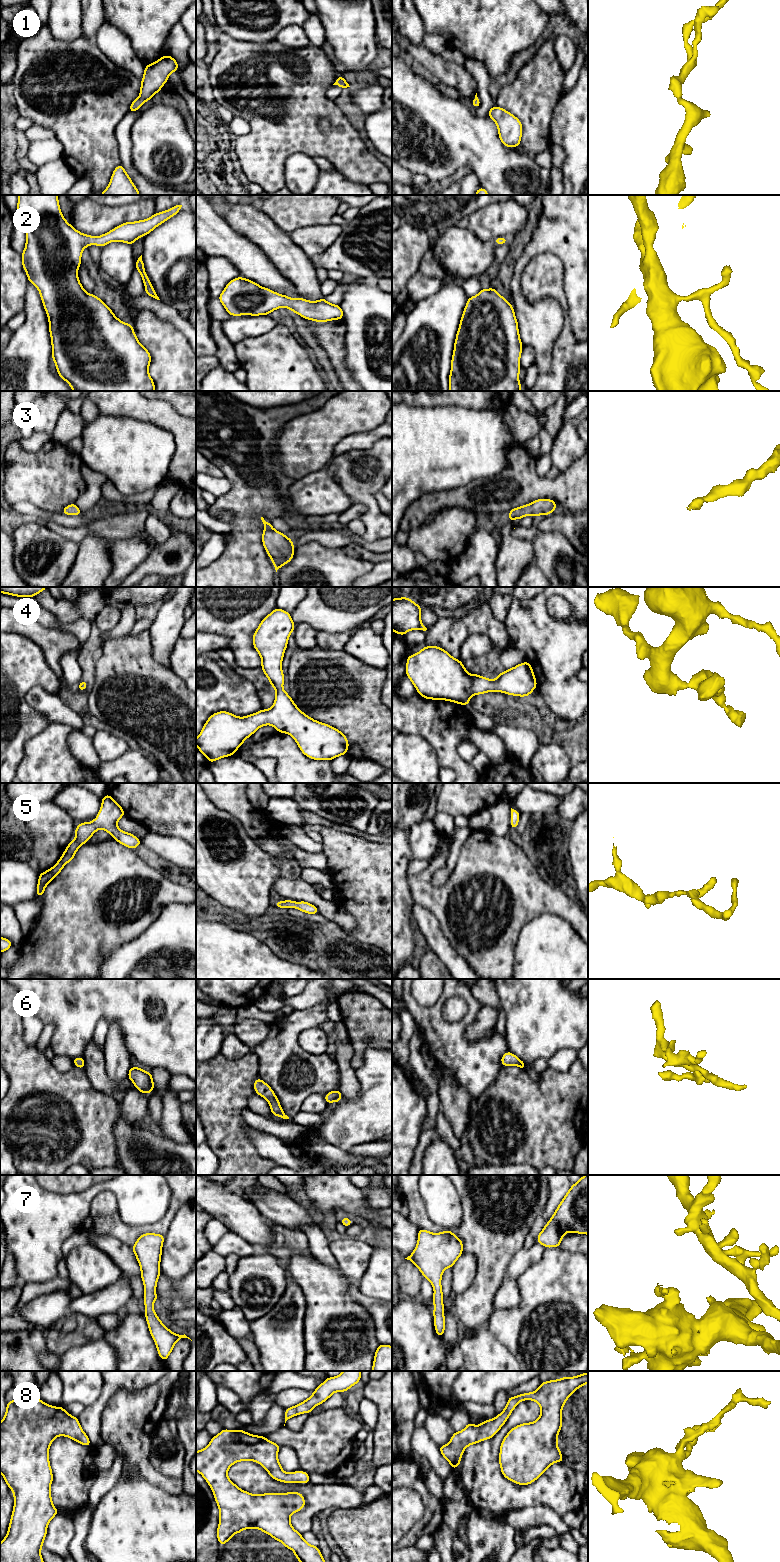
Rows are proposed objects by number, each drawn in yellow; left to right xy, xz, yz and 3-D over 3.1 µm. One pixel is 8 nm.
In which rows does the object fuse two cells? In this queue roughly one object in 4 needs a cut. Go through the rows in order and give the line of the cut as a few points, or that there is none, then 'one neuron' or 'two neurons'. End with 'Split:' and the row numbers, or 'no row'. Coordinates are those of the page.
1: no cut; one neuron
2: no cut; one neuron
3: no cut; one neuron
4: no cut; one neuron
5: no cut; one neuron
6: no cut; one neuron
7: no cut; one neuron
8: no cut; one neuron
Split: no row

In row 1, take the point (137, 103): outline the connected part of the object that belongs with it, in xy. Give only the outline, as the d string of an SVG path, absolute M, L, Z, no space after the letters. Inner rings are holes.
M167 54L156 62L145 65L140 95L131 103L129 112L135 112L141 108L144 102L149 101L154 94L157 94L174 71L178 71L178 63Z

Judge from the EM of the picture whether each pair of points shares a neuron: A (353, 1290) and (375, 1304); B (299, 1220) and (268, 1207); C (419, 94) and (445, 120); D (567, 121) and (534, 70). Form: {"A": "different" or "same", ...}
{"A": "same", "B": "same", "C": "same", "D": "different"}

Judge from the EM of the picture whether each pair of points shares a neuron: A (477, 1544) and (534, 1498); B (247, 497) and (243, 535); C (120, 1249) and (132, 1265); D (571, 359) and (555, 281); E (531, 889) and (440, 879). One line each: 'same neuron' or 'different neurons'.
A: different neurons
B: same neuron
C: same neuron
D: same neuron
E: different neurons

